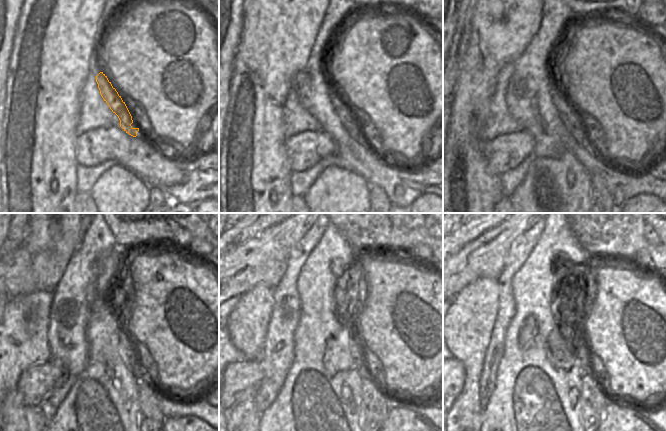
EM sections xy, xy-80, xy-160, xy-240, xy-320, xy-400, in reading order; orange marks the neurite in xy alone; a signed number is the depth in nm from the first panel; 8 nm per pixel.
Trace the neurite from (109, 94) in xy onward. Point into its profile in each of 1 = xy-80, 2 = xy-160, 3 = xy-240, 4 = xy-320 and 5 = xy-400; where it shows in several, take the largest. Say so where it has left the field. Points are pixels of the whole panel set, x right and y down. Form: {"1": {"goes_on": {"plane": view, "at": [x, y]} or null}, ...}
{"1": {"goes_on": {"plane": "xy-80", "at": [341, 107]}}, "2": {"goes_on": {"plane": "xy-160", "at": [569, 116]}}, "3": {"goes_on": {"plane": "xy-240", "at": [128, 353]}}, "4": {"goes_on": {"plane": "xy-320", "at": [363, 370]}}, "5": {"goes_on": {"plane": "xy-400", "at": [583, 359]}}}

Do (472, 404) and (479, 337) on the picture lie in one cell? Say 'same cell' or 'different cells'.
same cell

